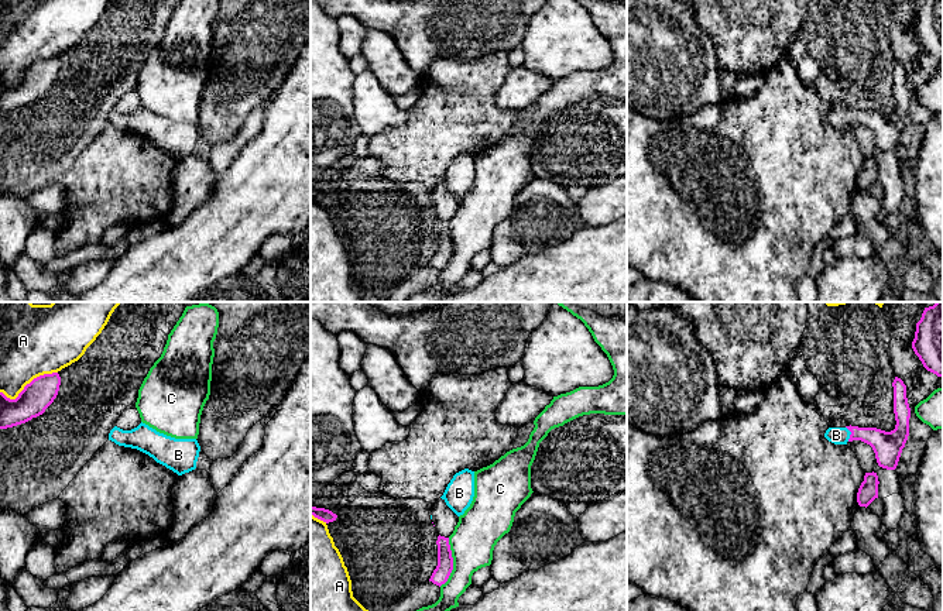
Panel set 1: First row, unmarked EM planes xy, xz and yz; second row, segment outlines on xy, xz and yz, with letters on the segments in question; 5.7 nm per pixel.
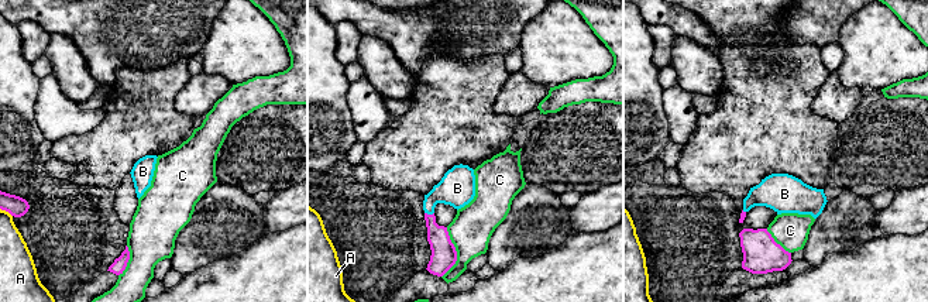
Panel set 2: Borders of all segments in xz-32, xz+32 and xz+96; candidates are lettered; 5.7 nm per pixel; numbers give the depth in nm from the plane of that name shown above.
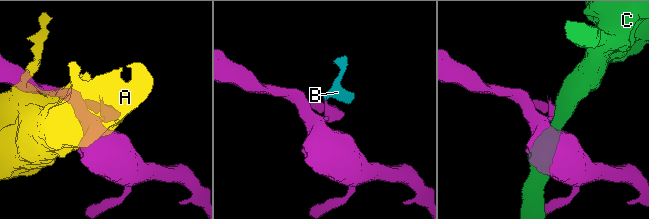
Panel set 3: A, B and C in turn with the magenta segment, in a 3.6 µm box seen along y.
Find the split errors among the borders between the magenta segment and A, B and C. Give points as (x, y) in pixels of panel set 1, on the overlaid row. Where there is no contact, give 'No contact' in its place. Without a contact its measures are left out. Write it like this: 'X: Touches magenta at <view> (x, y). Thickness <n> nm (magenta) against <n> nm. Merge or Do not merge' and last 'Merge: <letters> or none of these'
A: Touches magenta at xy (27, 384). Thickness 170 nm (magenta) against 380 nm. Do not merge
B: Touches magenta at yz (851, 433). Thickness 160 nm (magenta) against 100 nm. Merge
C: Touches magenta at xz (452, 563). Thickness 100 nm (magenta) against 260 nm. Do not merge
Merge: B

